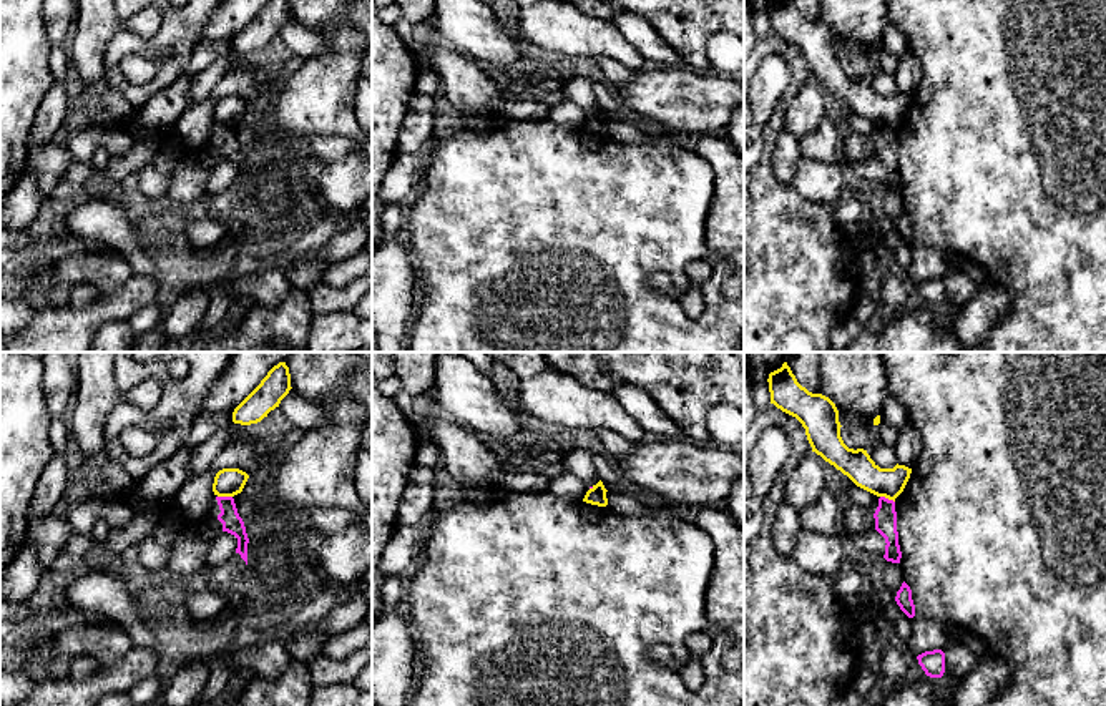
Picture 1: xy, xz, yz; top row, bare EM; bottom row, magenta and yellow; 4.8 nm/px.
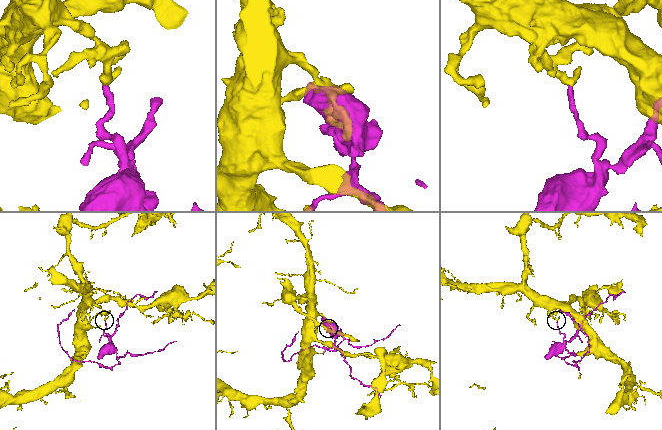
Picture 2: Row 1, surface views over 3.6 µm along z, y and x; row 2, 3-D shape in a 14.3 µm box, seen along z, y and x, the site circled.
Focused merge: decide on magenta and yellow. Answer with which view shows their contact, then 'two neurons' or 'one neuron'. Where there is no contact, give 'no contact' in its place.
xy | two neurons

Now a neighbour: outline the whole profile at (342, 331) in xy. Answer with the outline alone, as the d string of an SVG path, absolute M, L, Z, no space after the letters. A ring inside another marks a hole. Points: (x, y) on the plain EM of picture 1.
M352 311L314 314L306 352L352 352L372 346L372 317L359 319Z

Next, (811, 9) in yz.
M792 0L797 10L812 22L820 22L820 2L819 0Z

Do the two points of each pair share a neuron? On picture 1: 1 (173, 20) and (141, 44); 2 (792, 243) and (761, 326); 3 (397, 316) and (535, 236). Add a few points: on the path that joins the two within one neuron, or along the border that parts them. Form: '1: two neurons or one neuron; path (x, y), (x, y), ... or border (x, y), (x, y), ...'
1: one neuron; path (170, 29), (155, 44), (150, 44)
2: one neuron; path (784, 263), (783, 271), (761, 293), (761, 306)
3: two neurons; border (414, 313), (407, 334)

